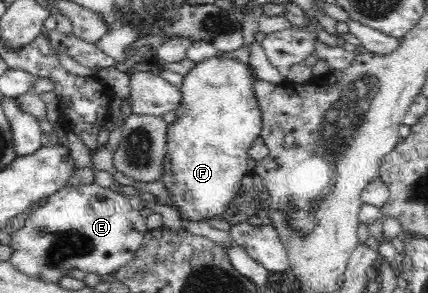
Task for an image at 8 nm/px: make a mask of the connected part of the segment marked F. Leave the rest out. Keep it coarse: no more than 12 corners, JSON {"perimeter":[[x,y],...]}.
{"perimeter":[[248,63],[194,64],[160,175],[183,225],[225,213],[263,129]]}

